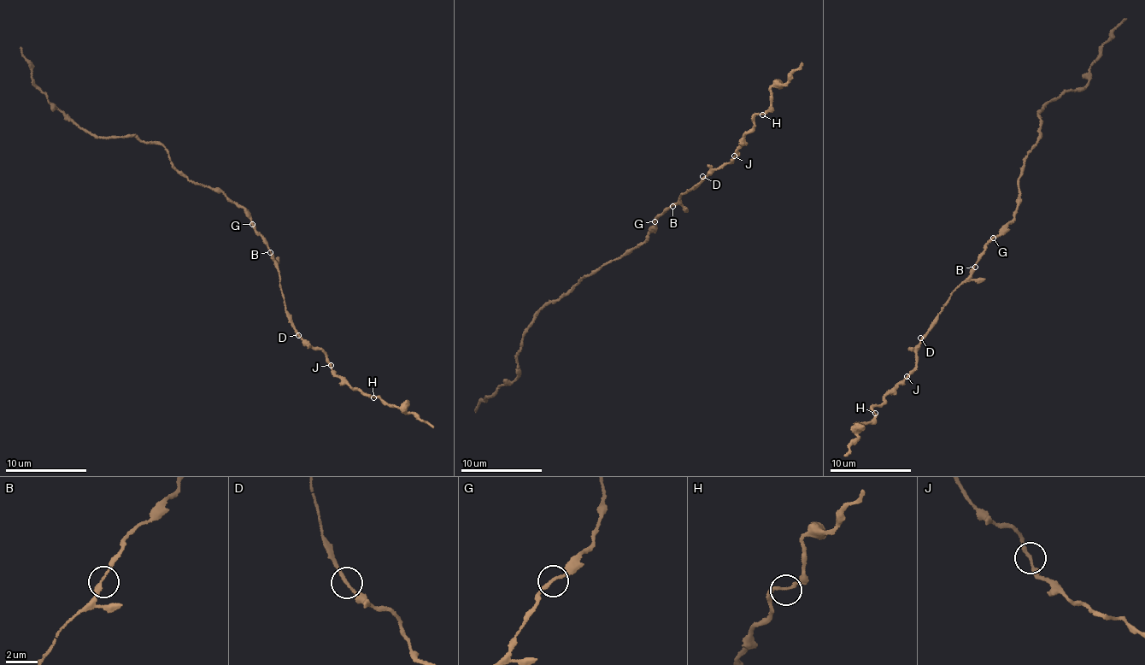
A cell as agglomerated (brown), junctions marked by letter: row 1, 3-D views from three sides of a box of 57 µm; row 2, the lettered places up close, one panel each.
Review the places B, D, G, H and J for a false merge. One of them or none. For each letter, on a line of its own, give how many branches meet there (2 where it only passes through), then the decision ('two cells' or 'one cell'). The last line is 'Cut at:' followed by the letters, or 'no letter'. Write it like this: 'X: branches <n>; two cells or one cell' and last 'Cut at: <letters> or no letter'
B: branches 2; one cell
D: branches 2; one cell
G: branches 2; one cell
H: branches 2; one cell
J: branches 2; one cell
Cut at: no letter

